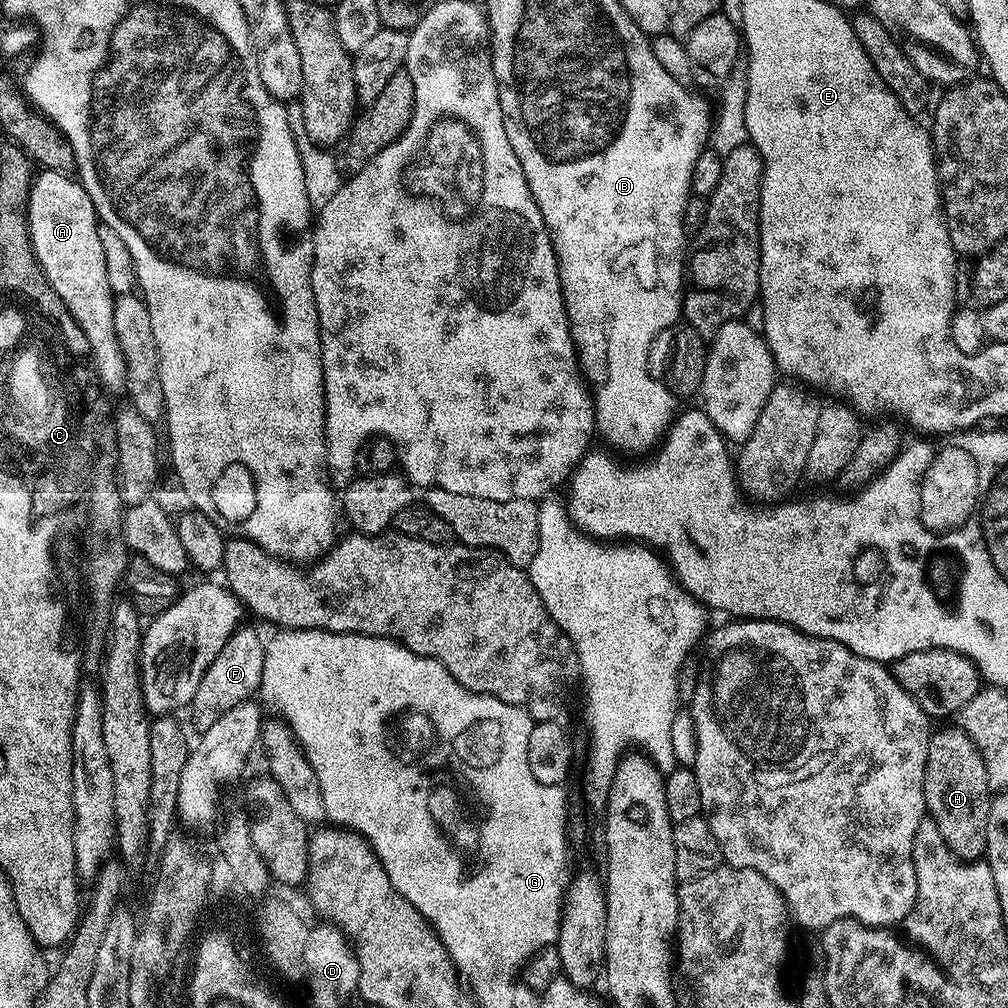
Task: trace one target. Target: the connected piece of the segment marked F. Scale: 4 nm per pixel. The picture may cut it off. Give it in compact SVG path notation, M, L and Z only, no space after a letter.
M241 626L218 650L218 658L210 662L206 674L202 674L202 682L198 682L198 690L194 690L194 698L190 705L192 724L197 733L203 734L226 714L226 710L234 710L242 702L253 699L259 693L262 682L262 666L264 665L265 641L252 628Z

